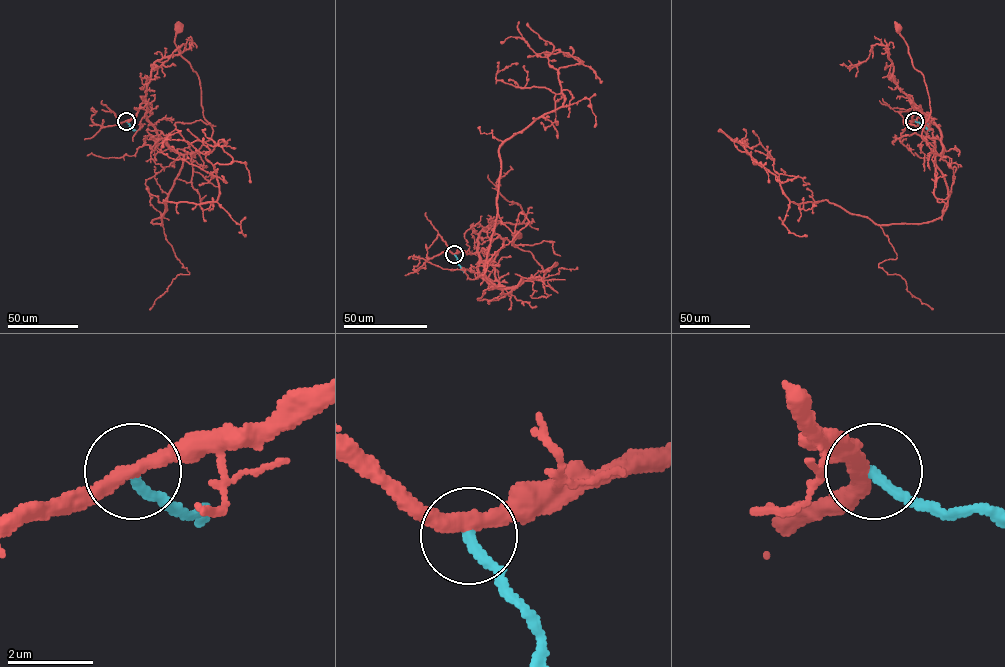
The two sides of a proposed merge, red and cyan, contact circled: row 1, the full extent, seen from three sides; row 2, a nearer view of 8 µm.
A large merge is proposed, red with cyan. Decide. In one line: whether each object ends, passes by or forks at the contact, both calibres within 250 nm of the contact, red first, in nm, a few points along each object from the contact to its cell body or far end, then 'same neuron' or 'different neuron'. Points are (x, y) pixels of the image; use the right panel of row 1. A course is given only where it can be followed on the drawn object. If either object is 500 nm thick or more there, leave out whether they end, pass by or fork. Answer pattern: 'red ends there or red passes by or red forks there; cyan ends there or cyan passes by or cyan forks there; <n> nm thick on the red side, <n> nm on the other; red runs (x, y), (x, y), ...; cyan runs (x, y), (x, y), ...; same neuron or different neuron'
red passes by; cyan ends there; 360 nm thick on the red side, 240 nm on the other; red runs (914, 120), (913, 103), (938, 127), (939, 154), (921, 137), (929, 97), (899, 29); cyan runs (914, 120), (928, 129); different neuron

